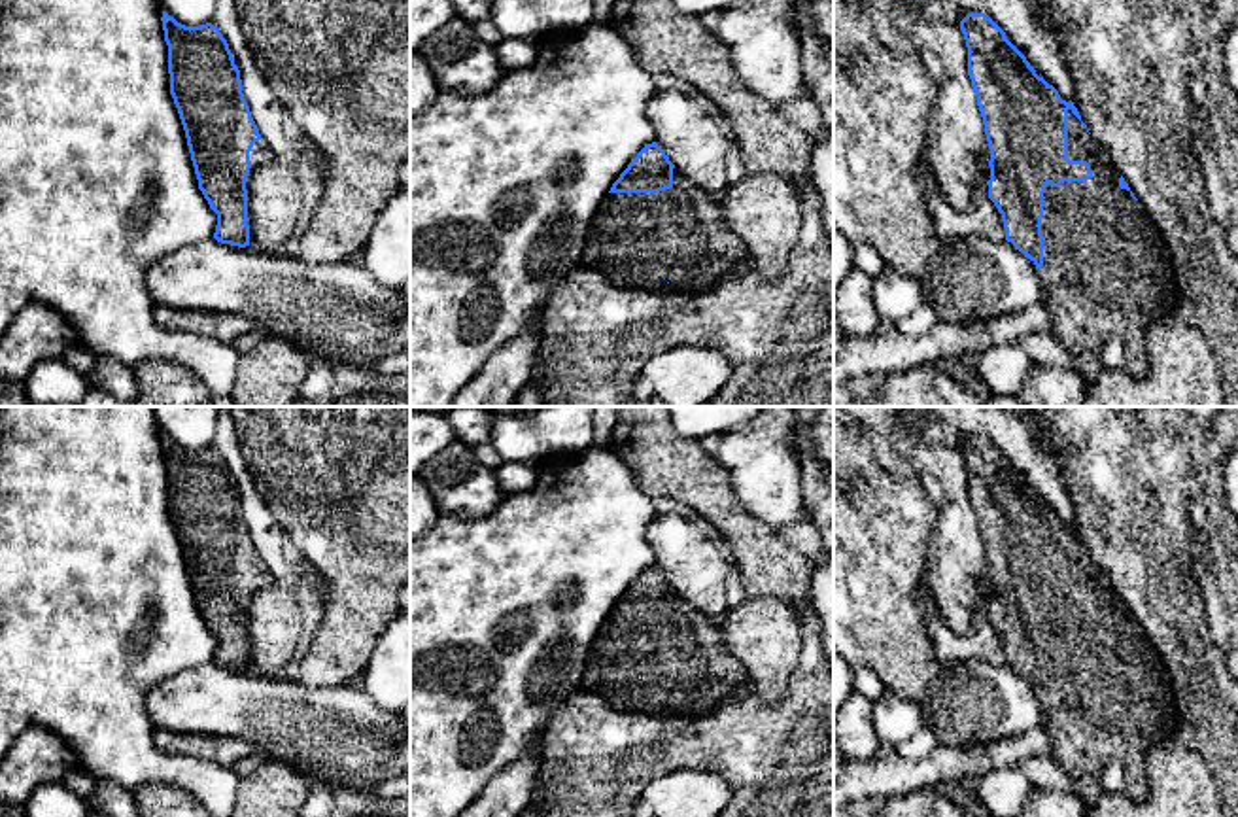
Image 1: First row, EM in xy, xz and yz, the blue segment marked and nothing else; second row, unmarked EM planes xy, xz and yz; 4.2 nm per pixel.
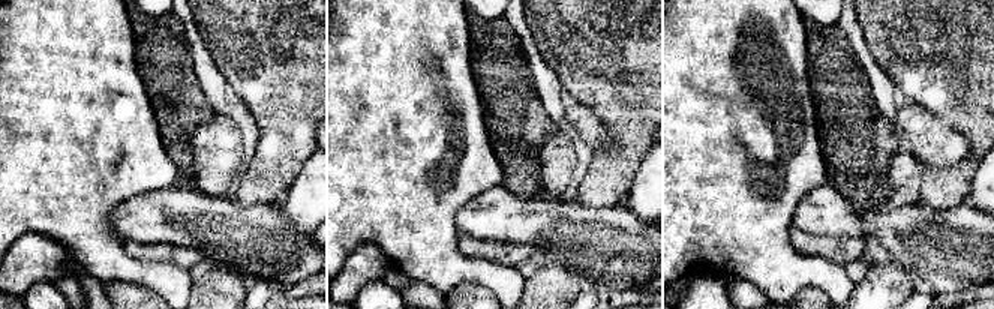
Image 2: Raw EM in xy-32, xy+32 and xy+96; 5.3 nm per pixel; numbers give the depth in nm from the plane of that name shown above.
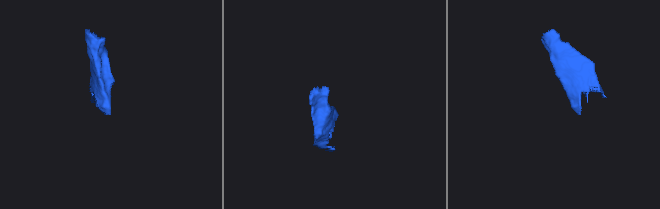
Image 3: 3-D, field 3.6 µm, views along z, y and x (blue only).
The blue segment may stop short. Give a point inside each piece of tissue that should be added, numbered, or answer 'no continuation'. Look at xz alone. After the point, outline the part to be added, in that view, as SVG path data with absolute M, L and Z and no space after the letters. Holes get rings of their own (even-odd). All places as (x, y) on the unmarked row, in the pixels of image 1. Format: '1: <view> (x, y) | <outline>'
1: xz (643, 664) | M673 592L673 611L660 617L607 617L580 679L580 690L595 694L616 711L701 715L748 692L748 675L730 652L718 624Z

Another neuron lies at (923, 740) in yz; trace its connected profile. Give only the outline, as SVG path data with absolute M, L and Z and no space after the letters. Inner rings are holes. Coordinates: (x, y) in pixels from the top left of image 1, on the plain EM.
M920 724L911 738L896 745L896 753L903 758L924 758L934 747L937 745L937 739L934 732Z

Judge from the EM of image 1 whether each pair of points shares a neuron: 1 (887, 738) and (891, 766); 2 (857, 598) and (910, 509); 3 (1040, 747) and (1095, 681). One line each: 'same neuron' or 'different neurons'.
1: different neurons
2: same neuron
3: different neurons

